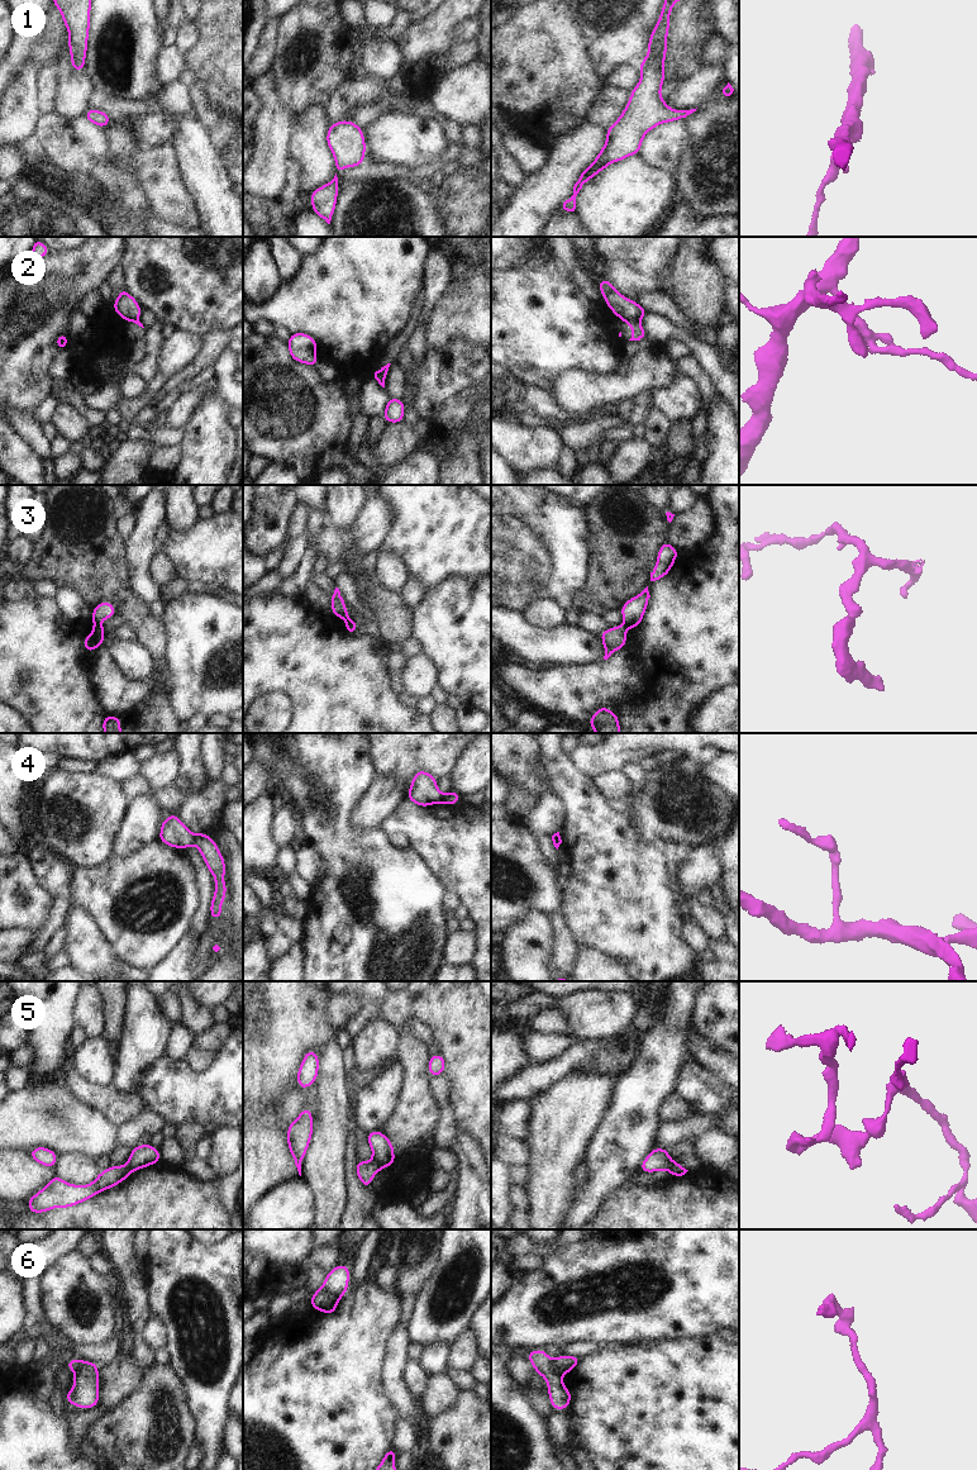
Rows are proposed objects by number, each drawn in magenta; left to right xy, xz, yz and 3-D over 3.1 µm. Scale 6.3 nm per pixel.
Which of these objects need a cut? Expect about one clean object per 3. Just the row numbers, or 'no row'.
2, 3, 4, 5, 6

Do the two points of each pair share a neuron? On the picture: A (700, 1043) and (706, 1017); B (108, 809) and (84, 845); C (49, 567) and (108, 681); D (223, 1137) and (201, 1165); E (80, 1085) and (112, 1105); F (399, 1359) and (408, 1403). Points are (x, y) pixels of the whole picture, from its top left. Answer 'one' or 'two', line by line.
A: two
B: one
C: two
D: two
E: one
F: one

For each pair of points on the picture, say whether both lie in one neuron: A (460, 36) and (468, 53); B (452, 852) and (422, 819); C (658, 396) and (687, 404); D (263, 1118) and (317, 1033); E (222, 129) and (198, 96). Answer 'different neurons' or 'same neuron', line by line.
A: different neurons
B: same neuron
C: same neuron
D: same neuron
E: same neuron

